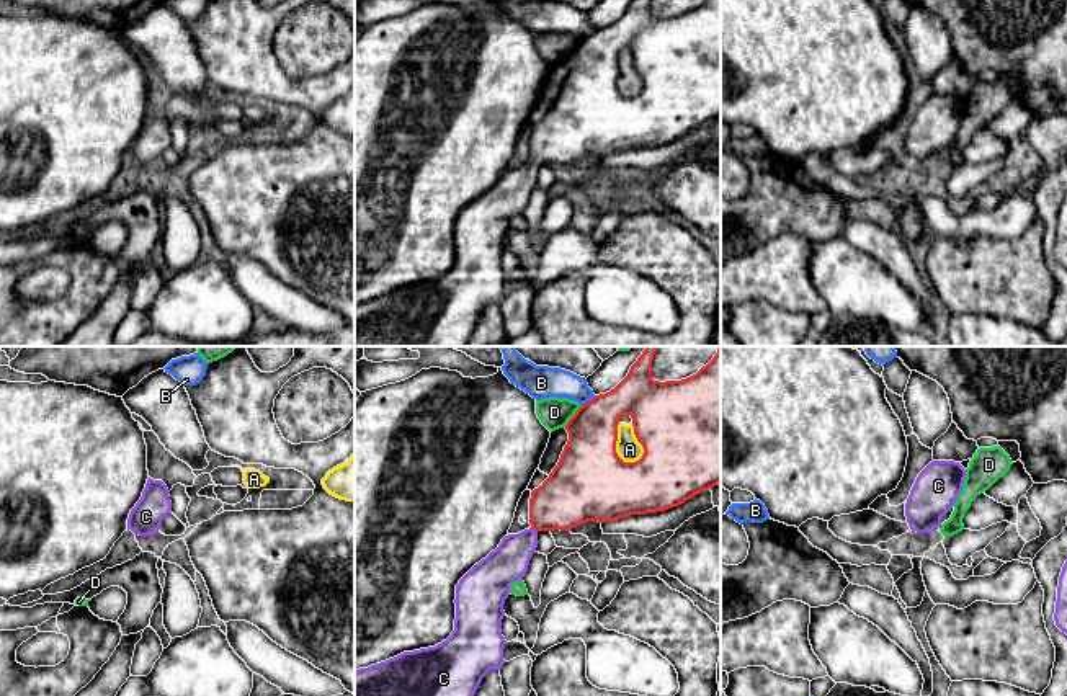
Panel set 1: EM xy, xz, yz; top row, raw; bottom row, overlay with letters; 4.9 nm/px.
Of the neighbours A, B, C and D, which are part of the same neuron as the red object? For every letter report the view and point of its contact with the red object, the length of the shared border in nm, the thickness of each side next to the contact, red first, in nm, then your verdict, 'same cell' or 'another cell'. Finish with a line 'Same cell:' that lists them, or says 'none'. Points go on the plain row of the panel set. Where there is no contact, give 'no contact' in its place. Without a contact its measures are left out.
A: xz (615, 82) | 220 nm | 380/120 nm | another cell
B: xz (590, 35) | 90 nm | 260/160 nm | another cell
C: xz (535, 162) | 40 nm | 300/190 nm | same cell
D: xz (572, 51) | 140 nm | 300/150 nm | another cell
Same cell: C

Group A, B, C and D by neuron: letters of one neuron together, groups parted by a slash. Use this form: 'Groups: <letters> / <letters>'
Groups: A / B / C / D

